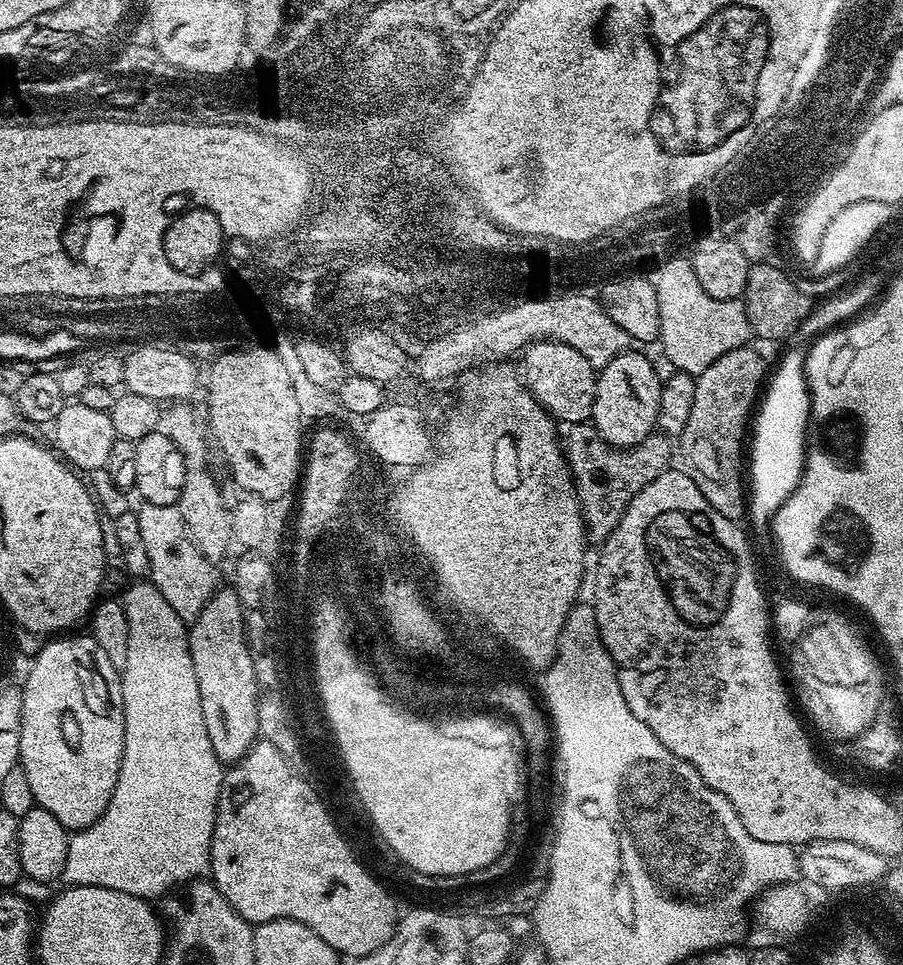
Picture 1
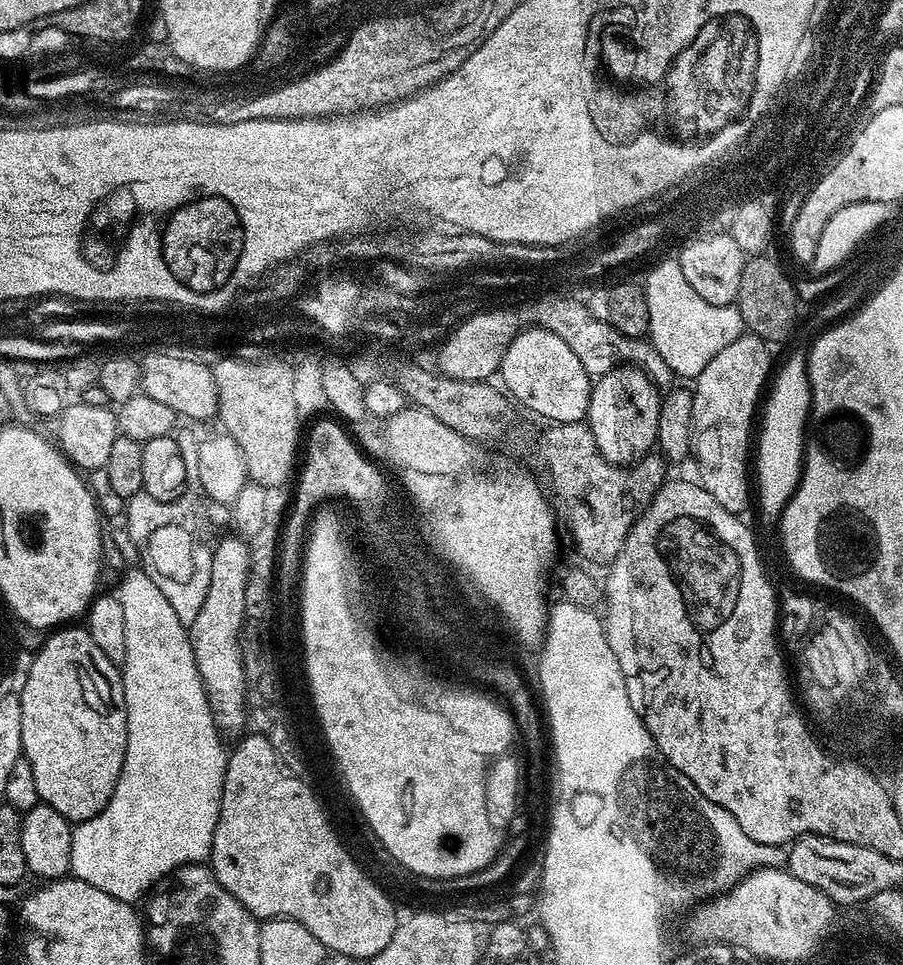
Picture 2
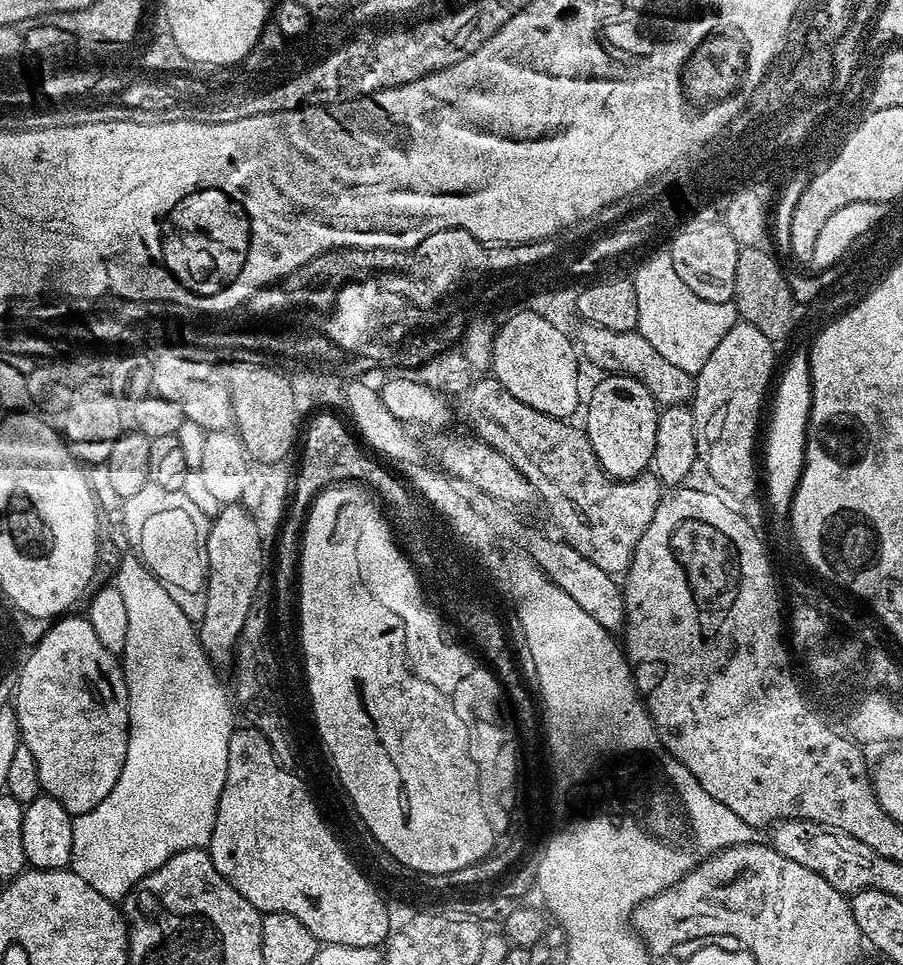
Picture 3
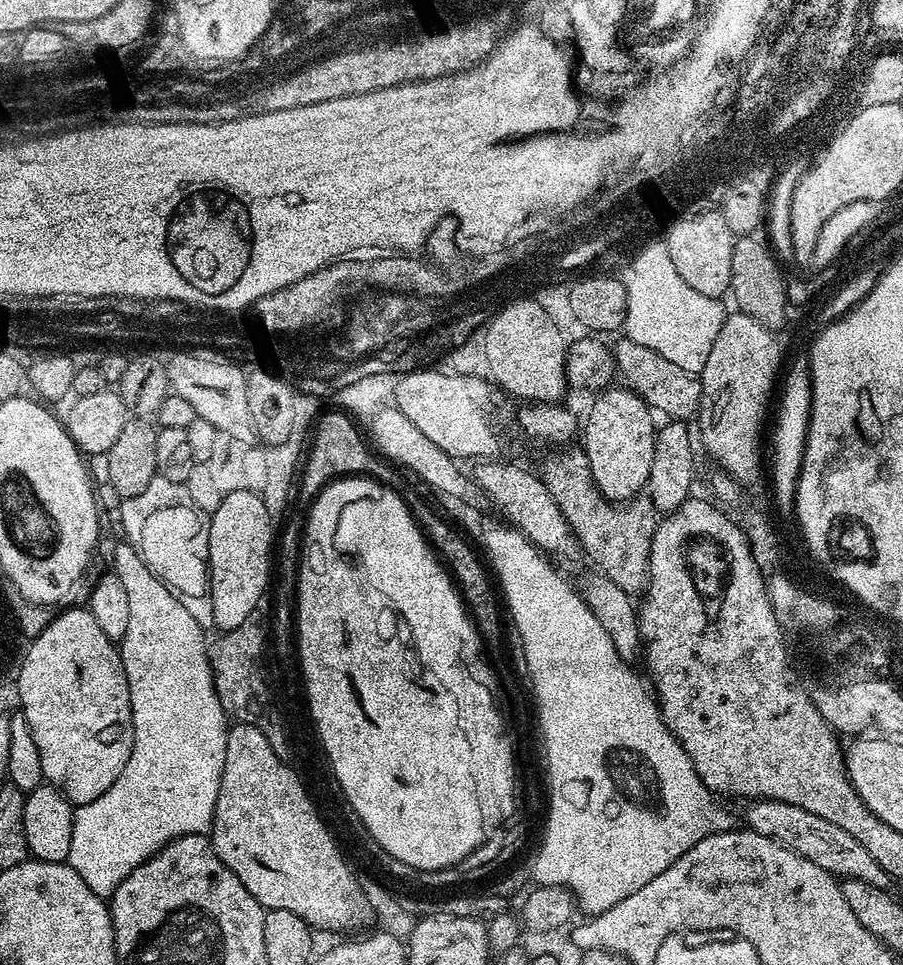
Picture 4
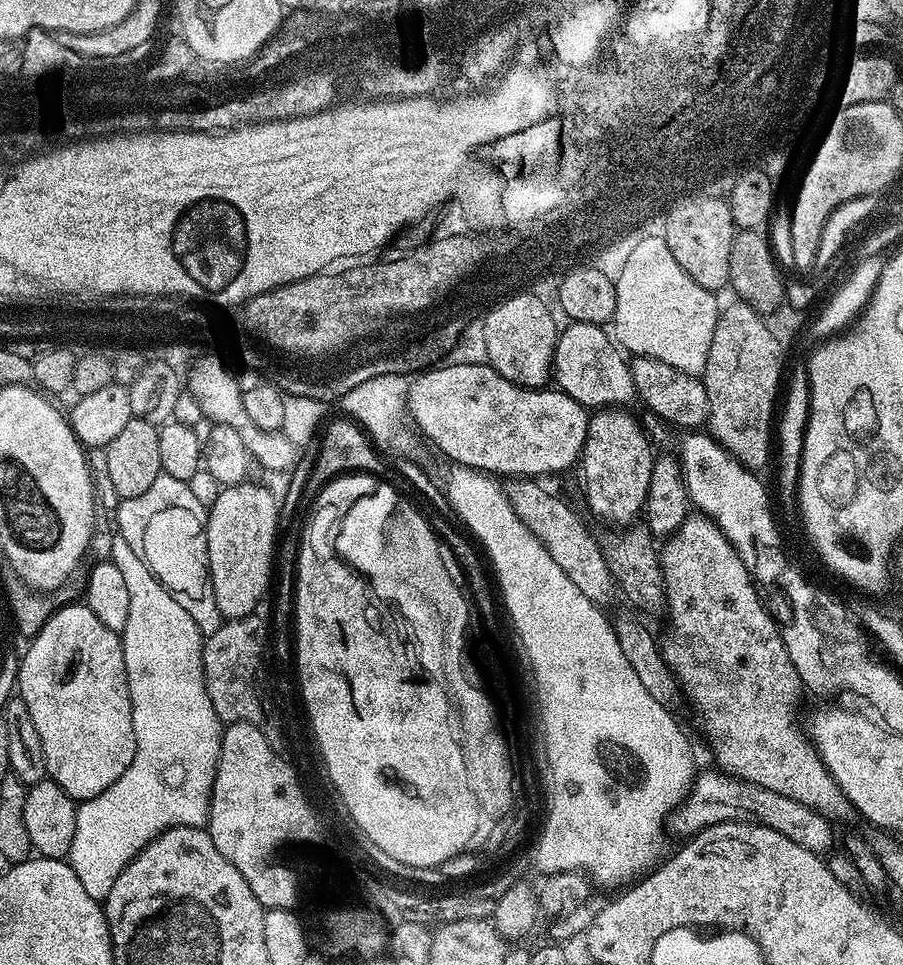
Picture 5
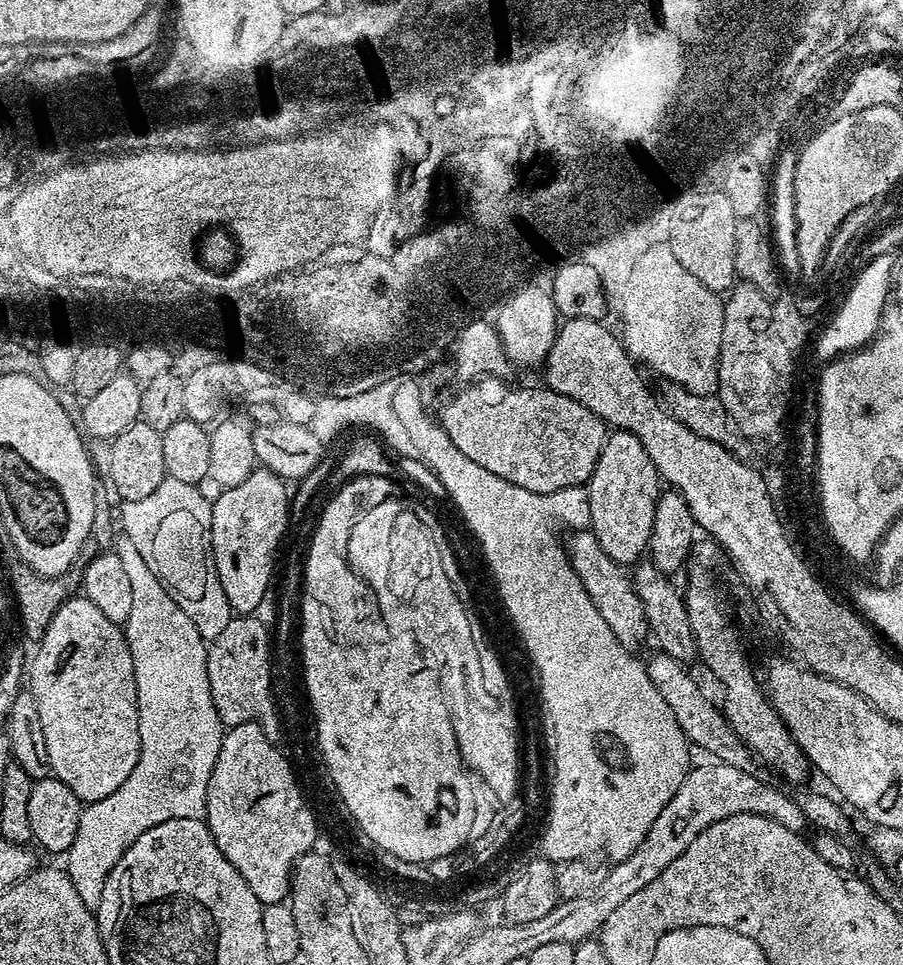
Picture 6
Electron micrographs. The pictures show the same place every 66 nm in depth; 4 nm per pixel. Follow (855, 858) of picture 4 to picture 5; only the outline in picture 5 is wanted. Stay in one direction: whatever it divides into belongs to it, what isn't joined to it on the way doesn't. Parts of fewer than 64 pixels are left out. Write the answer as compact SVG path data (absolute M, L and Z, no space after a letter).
M701 771L697 775L684 801L672 812L671 835L673 832L676 836L691 838L703 828L733 820L778 830L778 834L786 834L790 842L798 842L798 846L806 846L806 850L817 854L828 854L833 851L832 828L834 824L827 817L818 814L802 802L794 802L794 798L786 798L786 794L774 794L774 790L766 790L766 786L740 780L736 776L728 775L727 772L711 771Z

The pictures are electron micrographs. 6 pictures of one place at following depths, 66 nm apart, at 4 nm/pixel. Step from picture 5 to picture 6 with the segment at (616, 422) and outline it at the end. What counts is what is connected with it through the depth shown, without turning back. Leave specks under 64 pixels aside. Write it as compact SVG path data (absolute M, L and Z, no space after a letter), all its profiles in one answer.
M609 431L586 487L590 498L591 532L615 564L633 565L647 553L654 526L654 506L662 491L660 475L654 462L650 462L650 454L646 454L646 446L642 446L634 434Z

